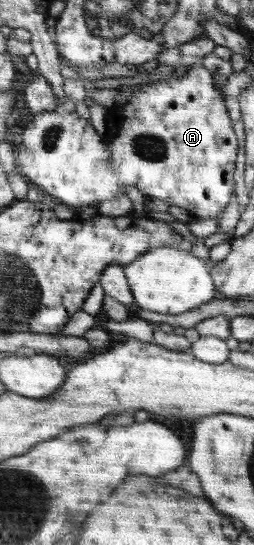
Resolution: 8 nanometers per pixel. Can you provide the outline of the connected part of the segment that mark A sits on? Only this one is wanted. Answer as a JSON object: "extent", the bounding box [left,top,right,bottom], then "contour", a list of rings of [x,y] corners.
{"extent":[16,63,238,218],"contour":[[[201,63],[194,64],[189,68],[188,73],[190,77],[184,75],[173,76],[172,79],[158,79],[154,82],[137,84],[130,94],[130,98],[122,104],[118,104],[118,121],[109,125],[108,129],[112,129],[112,139],[106,141],[104,137],[98,135],[98,131],[86,121],[86,119],[77,116],[76,111],[69,113],[67,109],[57,111],[42,111],[34,115],[34,119],[28,123],[28,126],[22,133],[22,143],[16,148],[16,165],[18,172],[22,176],[26,176],[30,185],[37,186],[42,191],[51,195],[57,202],[69,205],[90,205],[90,203],[100,203],[100,201],[108,201],[108,199],[114,199],[118,195],[124,195],[126,189],[138,189],[140,193],[146,196],[154,197],[166,201],[170,206],[177,205],[178,207],[184,207],[192,217],[198,218],[211,218],[216,217],[218,213],[221,213],[226,209],[230,199],[232,199],[232,193],[234,193],[234,163],[236,163],[236,153],[238,153],[238,141],[236,141],[236,135],[232,131],[232,123],[230,123],[230,117],[228,117],[228,111],[224,107],[224,97],[220,101],[220,93],[214,89],[214,81],[210,77],[210,70],[206,69]]]}

